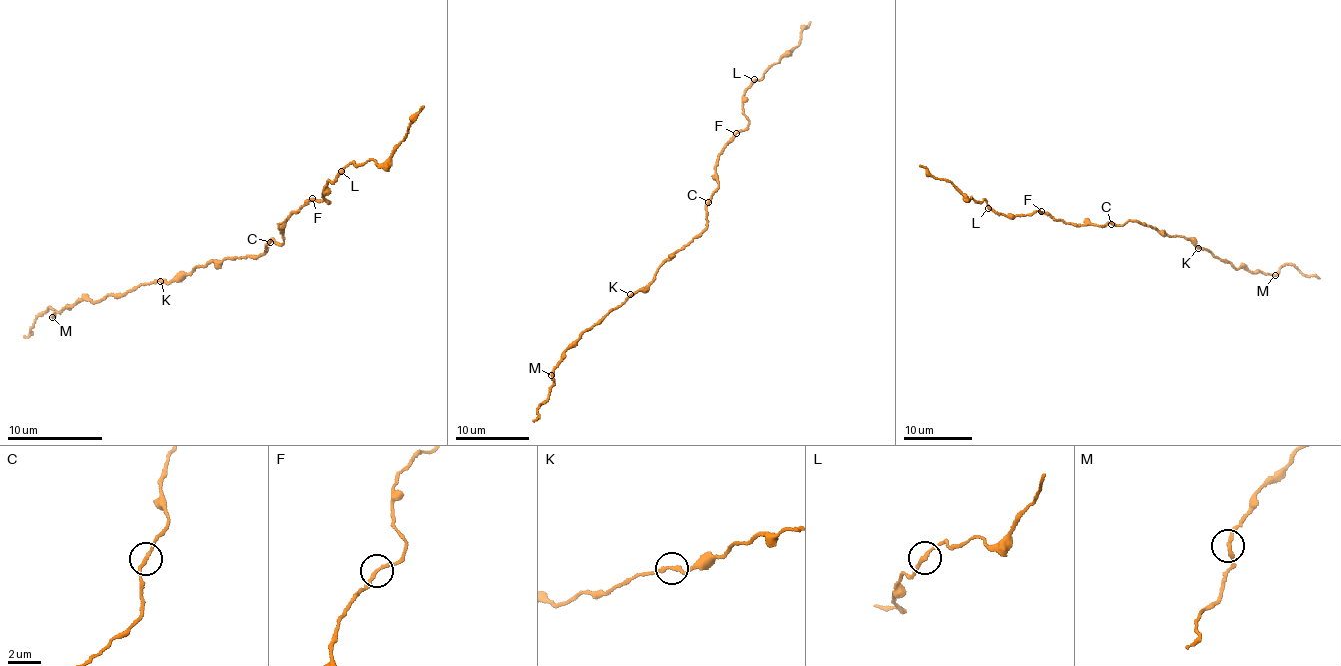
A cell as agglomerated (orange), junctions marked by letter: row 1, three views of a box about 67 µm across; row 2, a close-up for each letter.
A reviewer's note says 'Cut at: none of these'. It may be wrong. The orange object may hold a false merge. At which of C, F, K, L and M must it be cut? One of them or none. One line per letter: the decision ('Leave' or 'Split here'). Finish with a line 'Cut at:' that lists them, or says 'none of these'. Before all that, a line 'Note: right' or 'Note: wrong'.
Note: right
C: Leave
F: Leave
K: Leave
L: Leave
M: Leave
Cut at: none of these

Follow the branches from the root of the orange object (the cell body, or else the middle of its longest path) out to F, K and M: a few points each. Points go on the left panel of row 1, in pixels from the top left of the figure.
F: (265, 250), (270, 239), (283, 242), (284, 221), (292, 211), (297, 211), (313, 198)
K: (265, 250), (264, 253), (254, 257), (227, 257), (196, 267), (167, 282), (160, 281)
M: (265, 250), (254, 257), (214, 261), (167, 282), (145, 283), (94, 303), (84, 300), (52, 317)

